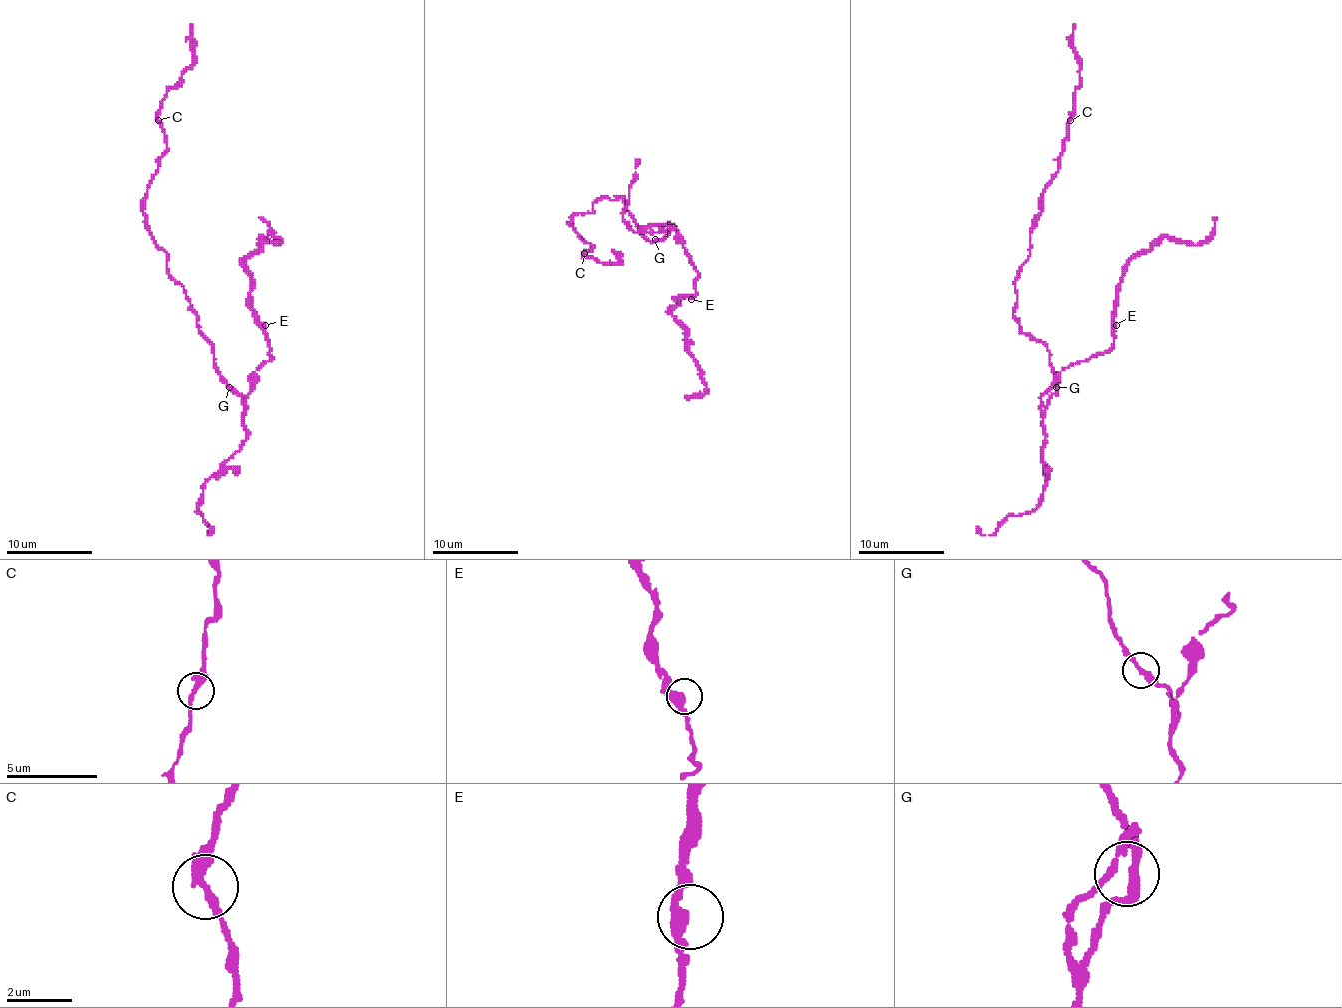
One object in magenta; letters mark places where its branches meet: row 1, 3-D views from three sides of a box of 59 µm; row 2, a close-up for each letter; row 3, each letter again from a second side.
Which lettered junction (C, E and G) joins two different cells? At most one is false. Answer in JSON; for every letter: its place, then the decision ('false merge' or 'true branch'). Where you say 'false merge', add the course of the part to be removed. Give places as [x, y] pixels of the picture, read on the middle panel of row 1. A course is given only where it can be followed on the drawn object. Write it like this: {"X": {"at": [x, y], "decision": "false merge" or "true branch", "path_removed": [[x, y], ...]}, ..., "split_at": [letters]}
{"C": {"at": [584, 253], "decision": "true branch"}, "E": {"at": [691, 299], "decision": "true branch"}, "G": {"at": [655, 239], "decision": "true branch"}, "split_at": []}

